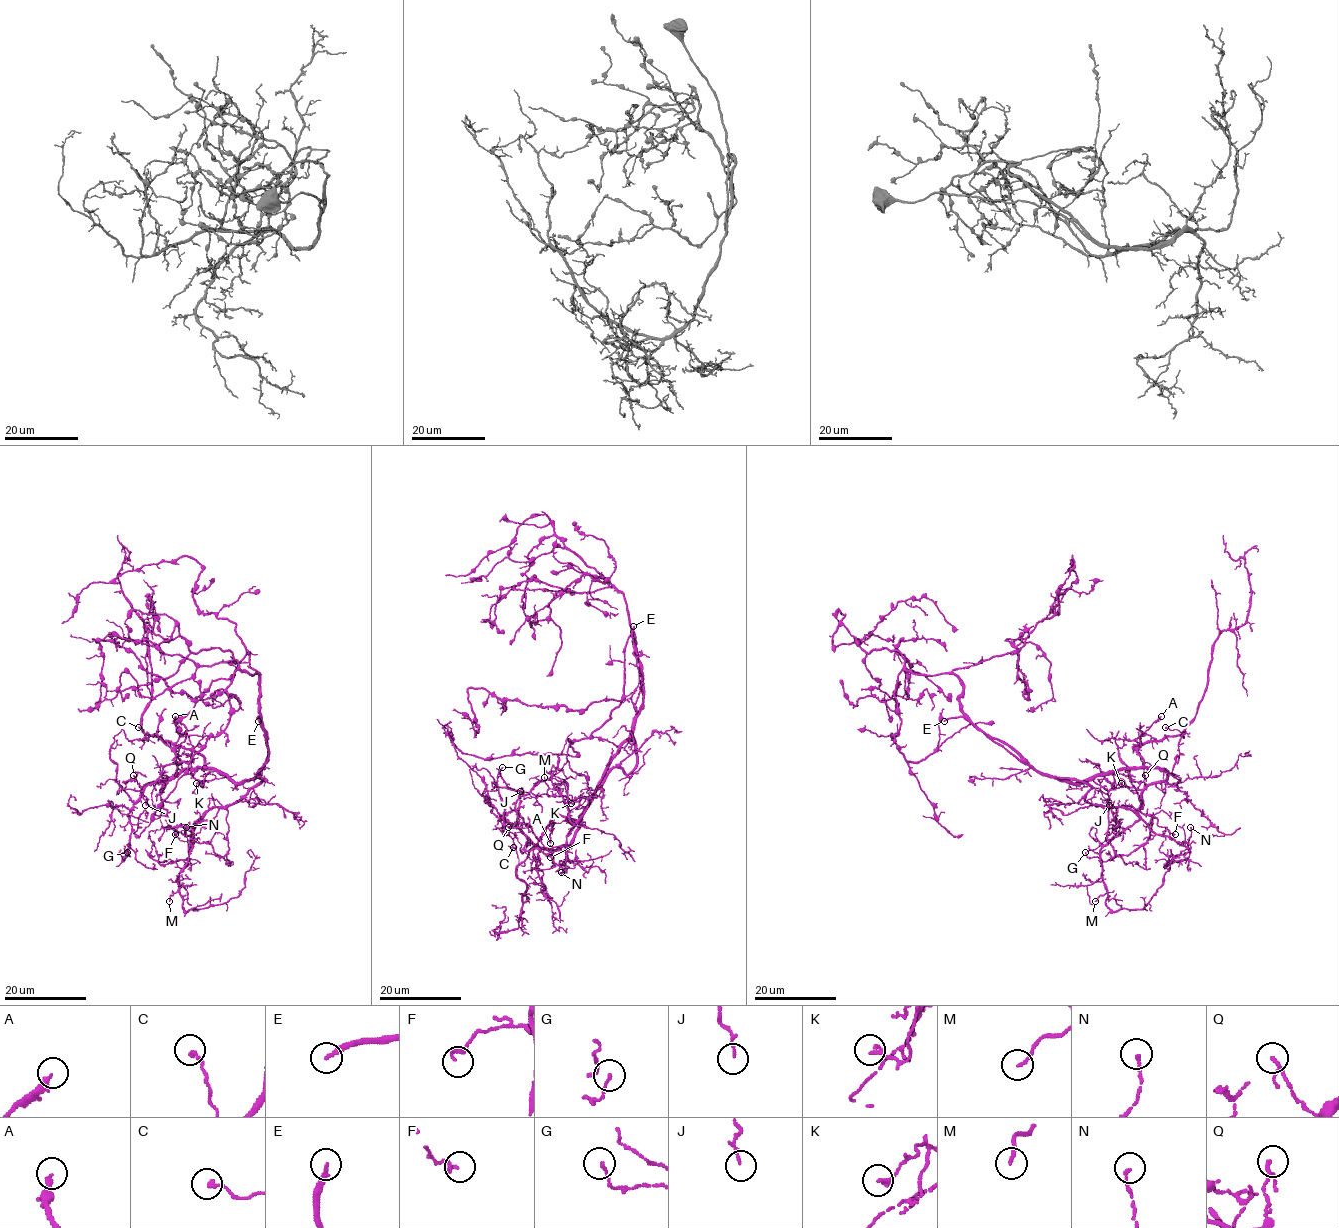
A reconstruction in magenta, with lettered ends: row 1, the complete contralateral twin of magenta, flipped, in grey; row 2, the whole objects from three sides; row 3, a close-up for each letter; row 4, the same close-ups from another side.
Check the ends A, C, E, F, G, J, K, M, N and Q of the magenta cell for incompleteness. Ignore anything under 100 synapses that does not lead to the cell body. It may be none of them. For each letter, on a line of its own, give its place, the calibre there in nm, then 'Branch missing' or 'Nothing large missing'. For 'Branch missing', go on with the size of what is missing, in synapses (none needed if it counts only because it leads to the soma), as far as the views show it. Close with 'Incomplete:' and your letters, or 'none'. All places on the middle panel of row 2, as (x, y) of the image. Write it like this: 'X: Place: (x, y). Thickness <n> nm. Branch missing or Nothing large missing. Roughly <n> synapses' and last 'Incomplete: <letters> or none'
A: Place: (550, 843). Thickness 280 nm. Nothing large missing
C: Place: (513, 847). Thickness 160 nm. Nothing large missing
E: Place: (633, 626). Thickness 240 nm. Branch missing
F: Place: (550, 857). Thickness 160 nm. Nothing large missing
G: Place: (502, 767). Thickness 120 nm. Nothing large missing
J: Place: (520, 791). Thickness 110 nm. Nothing large missing
K: Place: (571, 803). Thickness 160 nm. Nothing large missing
M: Place: (544, 777). Thickness 130 nm. Nothing large missing
N: Place: (561, 872). Thickness 150 nm. Nothing large missing
Q: Place: (508, 827). Thickness 120 nm. Nothing large missing
Incomplete: E

